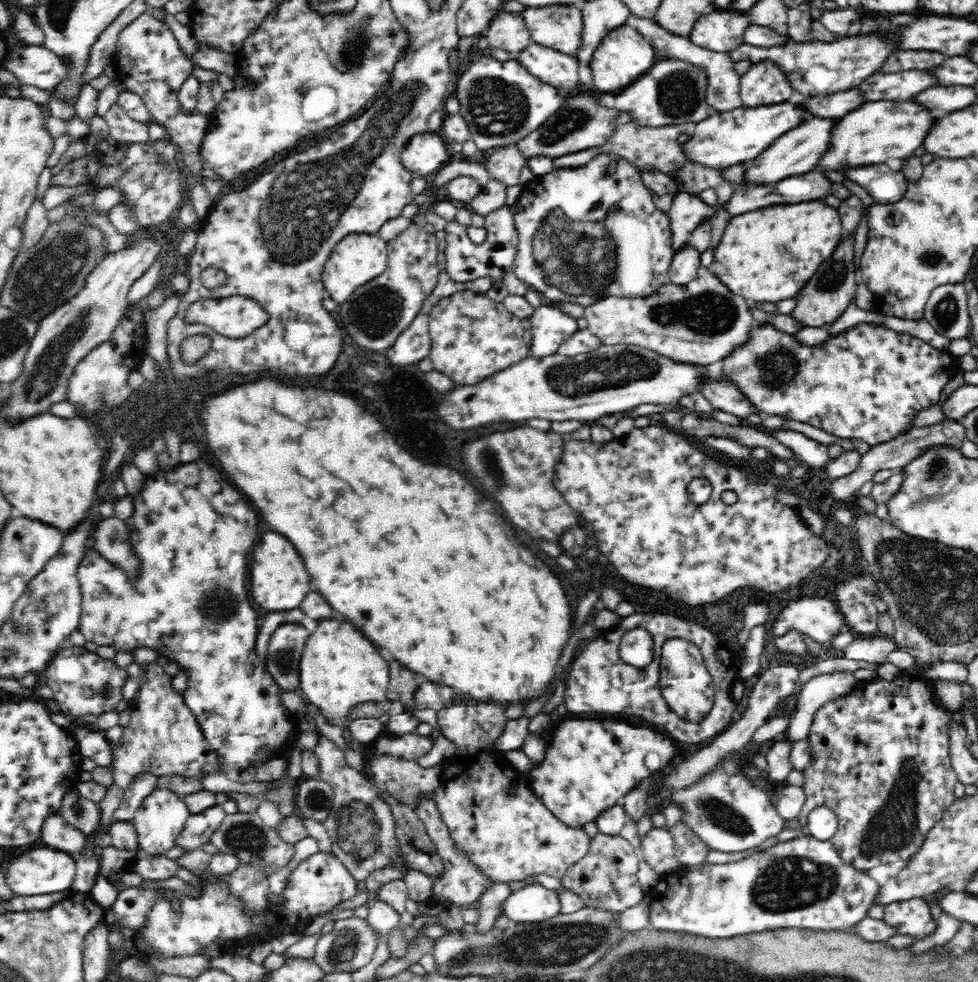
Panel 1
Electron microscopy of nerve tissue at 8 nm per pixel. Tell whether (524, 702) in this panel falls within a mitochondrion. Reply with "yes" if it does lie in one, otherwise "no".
no

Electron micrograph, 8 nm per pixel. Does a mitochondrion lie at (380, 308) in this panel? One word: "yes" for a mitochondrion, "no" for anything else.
yes

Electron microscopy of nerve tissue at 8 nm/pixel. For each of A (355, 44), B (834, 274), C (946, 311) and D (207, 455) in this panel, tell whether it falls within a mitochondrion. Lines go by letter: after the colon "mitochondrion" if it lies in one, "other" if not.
A: mitochondrion
B: mitochondrion
C: mitochondrion
D: other

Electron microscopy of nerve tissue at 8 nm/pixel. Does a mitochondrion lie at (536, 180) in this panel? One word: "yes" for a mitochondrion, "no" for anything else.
no

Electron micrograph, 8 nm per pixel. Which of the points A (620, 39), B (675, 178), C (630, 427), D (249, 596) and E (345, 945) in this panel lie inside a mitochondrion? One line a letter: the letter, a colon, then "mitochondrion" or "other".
A: other
B: other
C: other
D: other
E: mitochondrion

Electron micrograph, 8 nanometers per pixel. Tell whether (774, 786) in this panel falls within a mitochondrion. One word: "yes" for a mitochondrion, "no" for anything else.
no

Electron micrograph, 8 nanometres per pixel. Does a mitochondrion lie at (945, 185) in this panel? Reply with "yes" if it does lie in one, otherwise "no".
no

